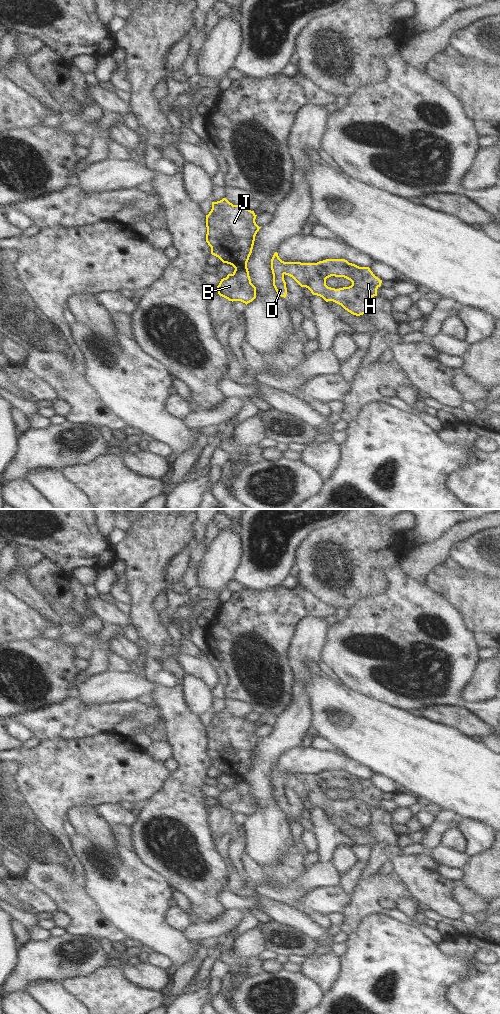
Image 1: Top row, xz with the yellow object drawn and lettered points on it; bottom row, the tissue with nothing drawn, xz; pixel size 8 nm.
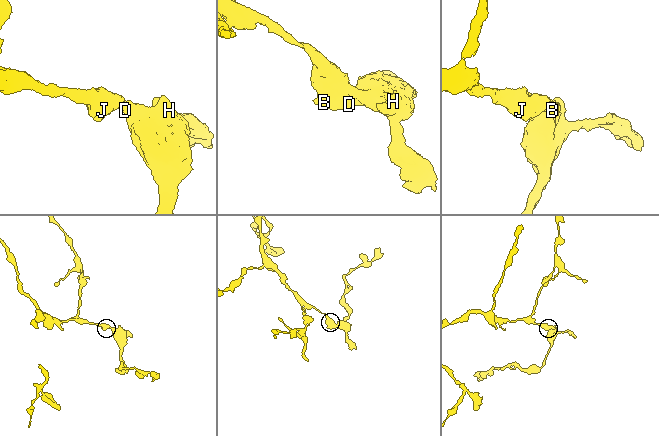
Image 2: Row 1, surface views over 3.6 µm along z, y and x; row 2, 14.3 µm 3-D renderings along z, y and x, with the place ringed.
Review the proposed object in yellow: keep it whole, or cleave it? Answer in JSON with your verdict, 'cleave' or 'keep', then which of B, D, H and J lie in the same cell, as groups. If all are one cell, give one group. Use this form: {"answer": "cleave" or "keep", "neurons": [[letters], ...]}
{"answer": "keep", "neurons": [["B", "D", "H", "J"]]}

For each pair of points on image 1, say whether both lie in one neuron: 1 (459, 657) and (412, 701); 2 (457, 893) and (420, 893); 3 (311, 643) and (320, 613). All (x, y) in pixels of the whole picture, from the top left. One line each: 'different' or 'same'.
1: same
2: different
3: different

